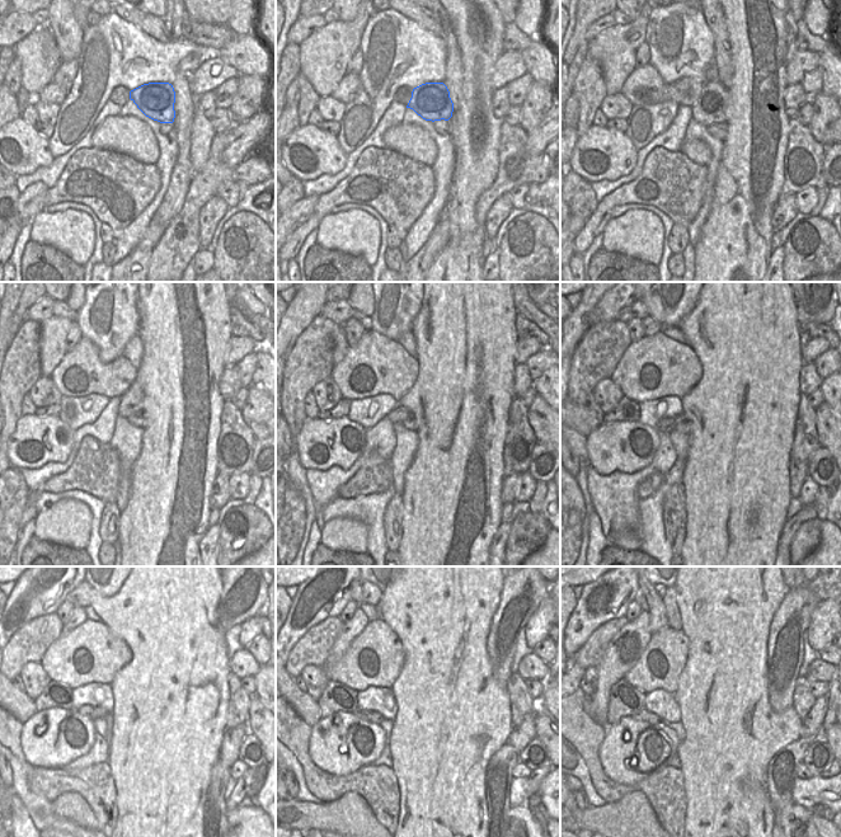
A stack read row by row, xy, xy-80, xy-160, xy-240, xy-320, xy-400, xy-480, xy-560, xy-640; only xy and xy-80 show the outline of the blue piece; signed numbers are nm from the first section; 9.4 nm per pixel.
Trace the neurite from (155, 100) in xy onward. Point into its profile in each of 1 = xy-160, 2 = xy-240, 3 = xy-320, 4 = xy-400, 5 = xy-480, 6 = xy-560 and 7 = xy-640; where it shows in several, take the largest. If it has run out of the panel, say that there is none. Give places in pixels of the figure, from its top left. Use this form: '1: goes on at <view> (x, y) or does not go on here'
1: goes on at xy-160 (709, 108)
2: goes on at xy-240 (131, 401)
3: goes on at xy-320 (399, 414)
4: goes on at xy-400 (681, 423)
5: goes on at xy-480 (98, 713)
6: goes on at xy-560 (375, 718)
7: goes on at xy-640 (653, 719)

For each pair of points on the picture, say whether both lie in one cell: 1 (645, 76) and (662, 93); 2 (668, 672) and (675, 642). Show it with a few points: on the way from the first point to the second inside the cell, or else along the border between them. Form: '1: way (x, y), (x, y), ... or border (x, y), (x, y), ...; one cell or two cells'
1: way (649, 80), (658, 89); one cell
2: way (668, 664), (668, 649); one cell

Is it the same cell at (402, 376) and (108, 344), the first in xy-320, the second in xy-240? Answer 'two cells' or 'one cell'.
two cells

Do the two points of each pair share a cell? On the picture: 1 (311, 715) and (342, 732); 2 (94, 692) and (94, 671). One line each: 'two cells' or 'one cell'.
1: two cells
2: two cells

